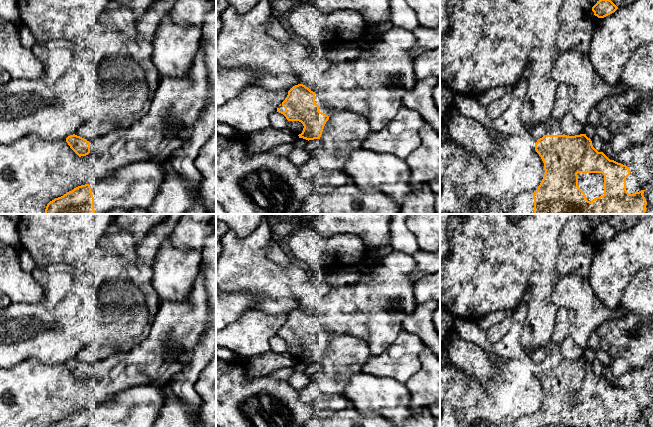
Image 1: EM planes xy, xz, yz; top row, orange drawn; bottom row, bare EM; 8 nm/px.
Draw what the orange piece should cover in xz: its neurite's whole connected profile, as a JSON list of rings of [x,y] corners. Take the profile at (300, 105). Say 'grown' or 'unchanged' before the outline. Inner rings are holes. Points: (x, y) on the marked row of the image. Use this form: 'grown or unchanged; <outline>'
unchanged; [[[303,84],[293,86],[285,100],[282,102],[285,108],[283,112],[277,108],[277,112],[283,114],[288,121],[299,121],[304,128],[299,138],[306,140],[320,139],[324,126],[329,116],[319,111],[319,105],[315,102],[315,92]]]

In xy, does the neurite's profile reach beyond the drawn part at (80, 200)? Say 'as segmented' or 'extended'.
as segmented

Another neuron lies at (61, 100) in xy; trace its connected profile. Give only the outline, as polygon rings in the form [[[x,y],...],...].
[[[57,81],[57,108],[61,116],[63,115],[63,107],[67,101],[67,99],[63,97],[63,92],[61,84]]]

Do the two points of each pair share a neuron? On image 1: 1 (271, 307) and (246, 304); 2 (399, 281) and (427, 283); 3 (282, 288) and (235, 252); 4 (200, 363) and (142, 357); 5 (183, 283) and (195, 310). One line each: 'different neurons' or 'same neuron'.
1: same neuron
2: different neurons
3: same neuron
4: different neurons
5: different neurons

